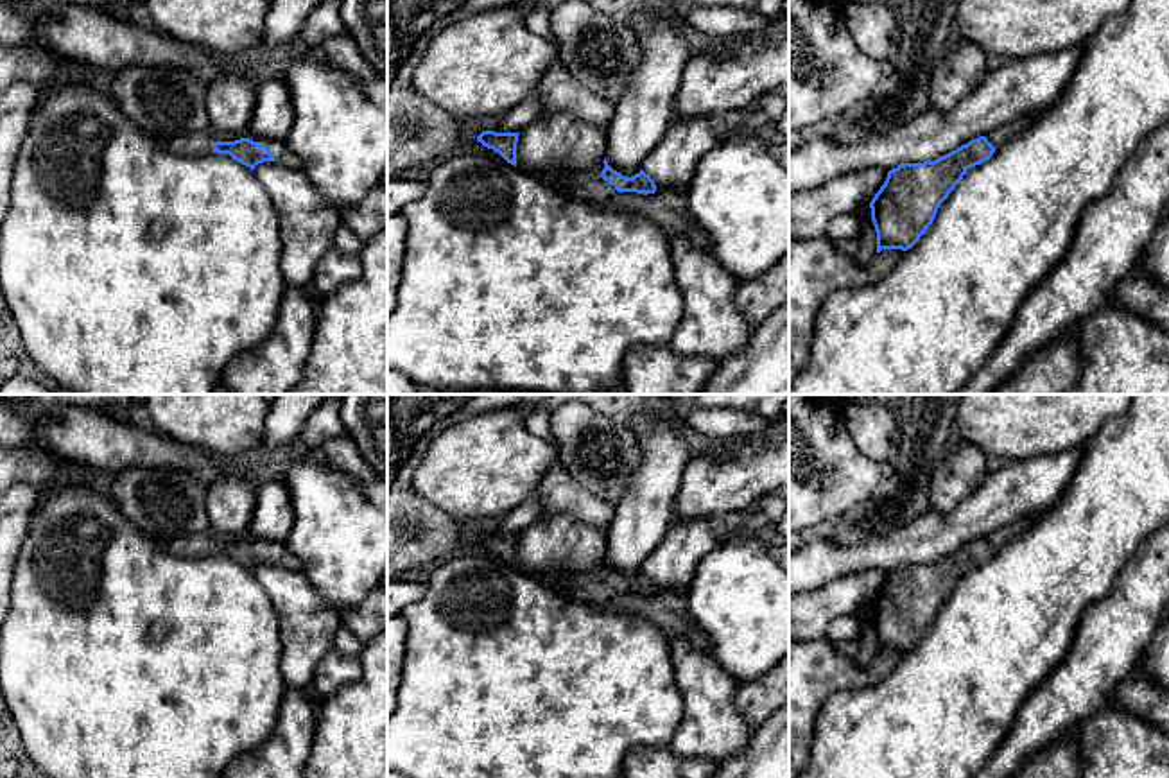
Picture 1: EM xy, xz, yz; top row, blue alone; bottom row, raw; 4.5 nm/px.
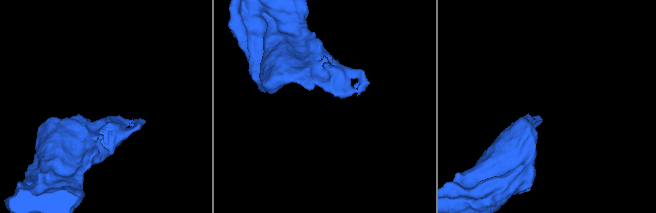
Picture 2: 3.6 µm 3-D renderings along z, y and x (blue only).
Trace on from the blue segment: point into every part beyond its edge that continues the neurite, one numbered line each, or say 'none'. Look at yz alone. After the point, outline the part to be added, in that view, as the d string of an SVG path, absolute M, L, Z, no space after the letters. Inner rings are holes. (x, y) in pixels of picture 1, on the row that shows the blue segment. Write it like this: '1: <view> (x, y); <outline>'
1: yz (1006, 133); M1038 115L1015 118L1009 124L993 129L986 138L995 149L999 149L1004 143L1011 142L1020 133L1024 133L1036 118Z

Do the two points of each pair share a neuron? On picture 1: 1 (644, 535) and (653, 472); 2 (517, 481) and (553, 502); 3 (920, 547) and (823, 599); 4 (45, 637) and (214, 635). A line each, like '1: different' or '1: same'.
1: same
2: different
3: different
4: same

